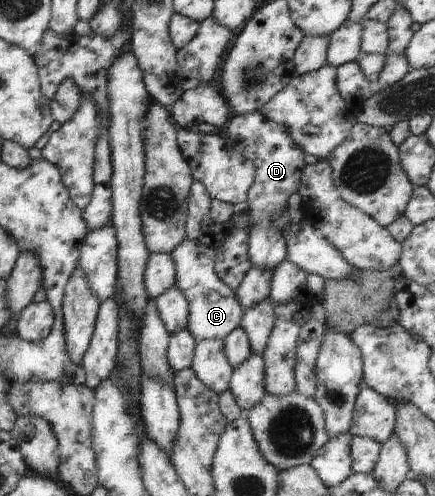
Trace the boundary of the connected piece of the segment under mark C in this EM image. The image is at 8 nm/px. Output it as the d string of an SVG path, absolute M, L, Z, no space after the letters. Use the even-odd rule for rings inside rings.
M186 238L174 251L172 261L176 268L175 286L184 293L188 301L188 331L196 341L223 340L234 329L240 327L243 309L236 297L235 291L230 289L214 271L215 248L204 243L196 243Z

